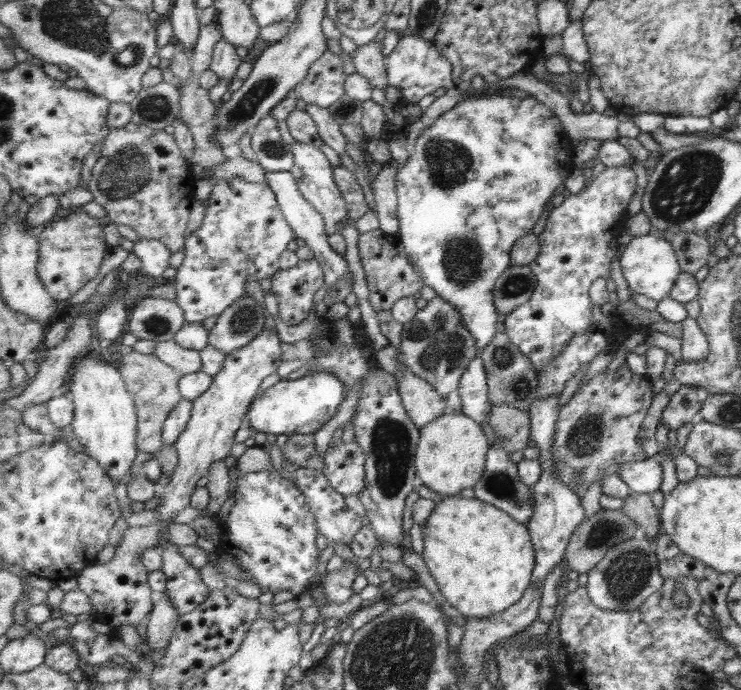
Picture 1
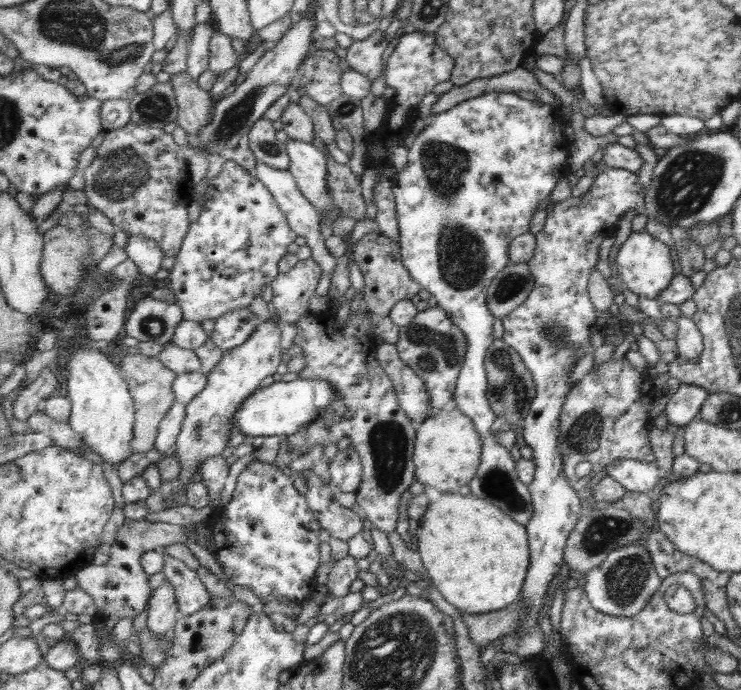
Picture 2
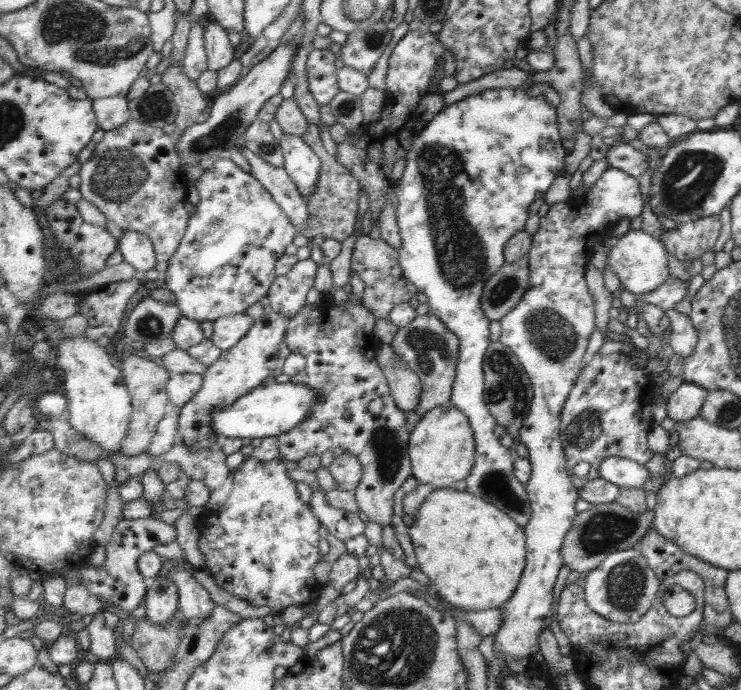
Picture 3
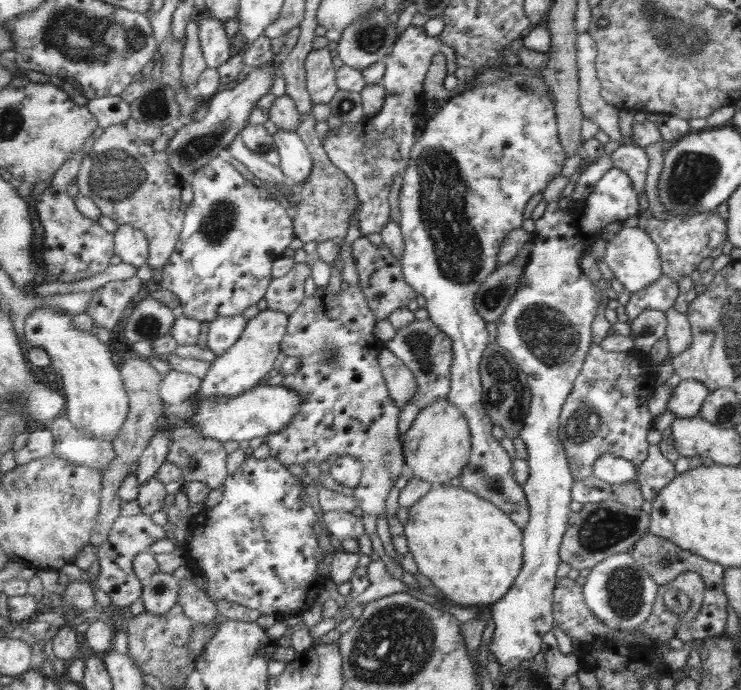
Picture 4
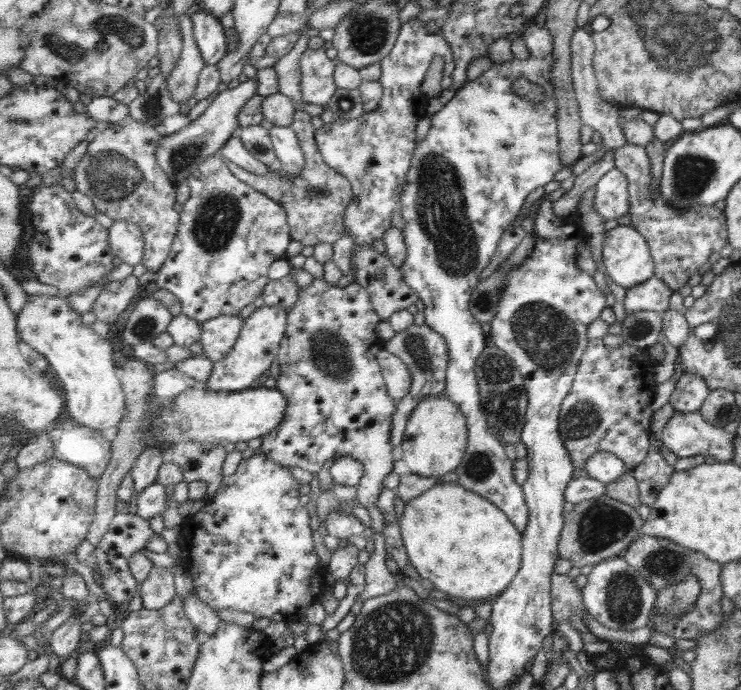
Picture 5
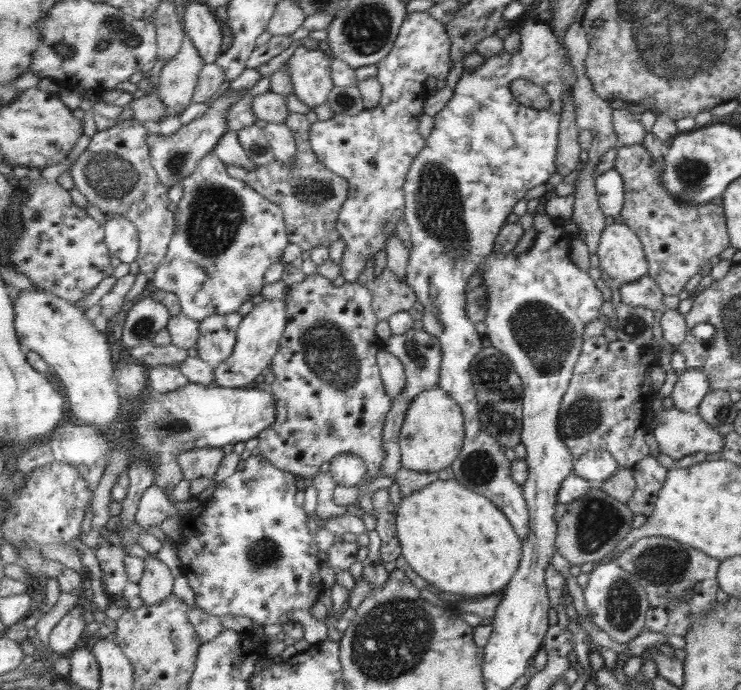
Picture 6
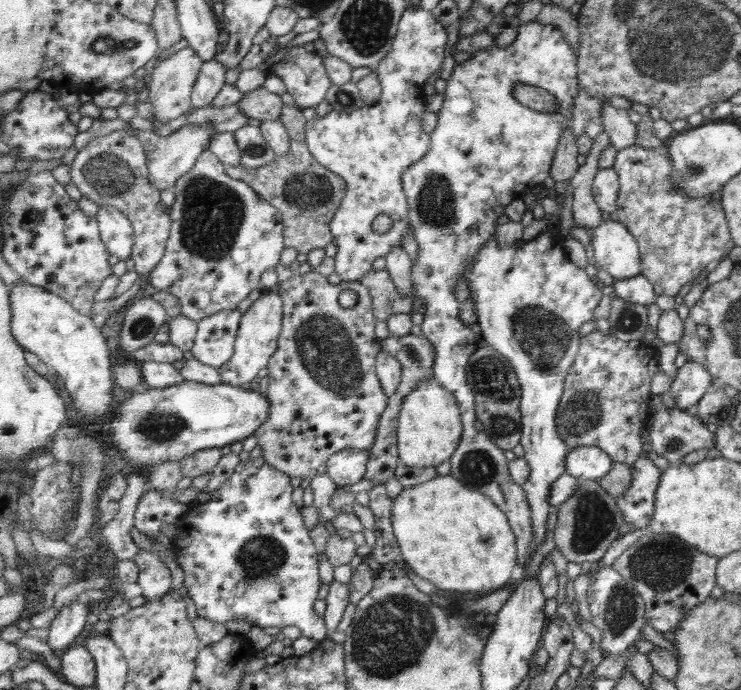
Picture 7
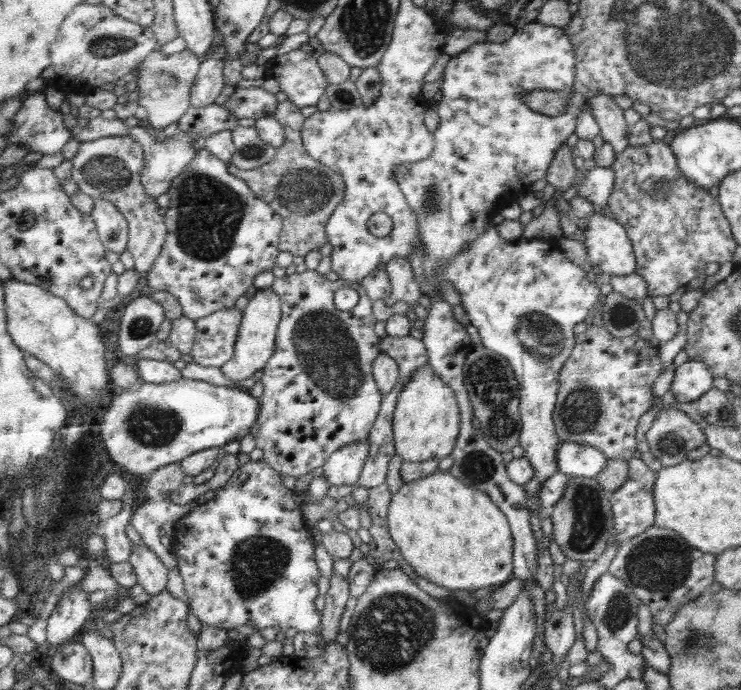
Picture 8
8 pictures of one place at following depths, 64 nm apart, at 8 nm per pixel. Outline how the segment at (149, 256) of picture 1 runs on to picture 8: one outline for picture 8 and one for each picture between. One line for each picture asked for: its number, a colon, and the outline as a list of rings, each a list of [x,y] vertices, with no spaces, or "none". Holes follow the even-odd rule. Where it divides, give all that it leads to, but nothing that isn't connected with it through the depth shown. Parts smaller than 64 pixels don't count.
2: [[[139,234],[129,238],[129,246],[125,248],[125,252],[131,260],[137,262],[141,274],[145,274],[151,280],[153,280],[153,274],[157,274],[161,270],[161,264],[167,258],[161,250],[161,244],[157,244],[155,240],[149,240],[145,236],[139,236]]]
3: [[[125,232],[119,240],[119,252],[123,254],[125,262],[131,262],[139,270],[139,274],[145,274],[159,262],[155,254],[155,244],[149,240],[149,236],[141,232]]]
4: [[[125,224],[117,228],[115,232],[115,254],[127,262],[133,264],[137,268],[141,266],[149,266],[149,258],[151,258],[151,244],[147,240],[147,236],[141,232],[141,228],[135,228],[131,224]]]
5: [[[113,220],[109,234],[111,234],[113,256],[117,256],[121,262],[131,264],[131,266],[137,266],[143,262],[145,238],[143,238],[141,226],[133,224],[133,222]]]
6: [[[105,214],[107,218],[107,248],[115,258],[119,258],[123,264],[137,262],[141,254],[141,242],[139,242],[139,228],[125,216]]]
7: [[[99,208],[97,220],[103,230],[103,244],[111,250],[111,256],[117,256],[121,262],[133,258],[133,222],[119,208]]]
8: [[[95,198],[93,200],[93,212],[91,216],[95,218],[97,226],[99,226],[99,236],[101,242],[111,248],[113,254],[123,254],[129,248],[129,220],[127,216],[107,198]]]

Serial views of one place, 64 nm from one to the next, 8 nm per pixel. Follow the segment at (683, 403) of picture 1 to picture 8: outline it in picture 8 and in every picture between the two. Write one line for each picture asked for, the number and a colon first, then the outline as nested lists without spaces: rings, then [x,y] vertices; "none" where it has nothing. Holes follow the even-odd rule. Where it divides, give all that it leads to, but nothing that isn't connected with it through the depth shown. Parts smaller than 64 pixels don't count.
2: [[[681,384],[665,404],[663,414],[667,418],[667,424],[681,428],[681,426],[689,424],[691,420],[695,420],[699,414],[699,408],[703,406],[707,396],[709,396],[709,392],[699,386]]]
3: [[[683,382],[669,398],[667,398],[667,416],[671,420],[675,420],[675,424],[679,422],[687,422],[699,416],[701,406],[707,398],[707,390],[699,388],[695,384],[687,384]]]
4: [[[685,378],[673,388],[667,408],[675,418],[693,418],[699,414],[699,408],[707,396],[709,396],[709,390],[703,388],[703,384],[699,384],[697,380]]]
5: [[[683,374],[675,384],[675,390],[669,398],[669,404],[673,406],[675,412],[691,414],[701,408],[703,400],[709,396],[709,392],[711,390],[703,384],[703,380],[699,376]]]
6: [[[687,368],[679,374],[673,390],[671,390],[671,400],[673,408],[681,412],[695,412],[699,402],[703,400],[705,394],[709,394],[709,384],[705,380],[705,372],[699,368]]]
7: [[[687,362],[681,368],[677,368],[669,394],[679,410],[687,410],[693,408],[699,402],[699,398],[709,390],[711,390],[711,378],[705,366]]]
8: [[[687,360],[673,372],[671,392],[675,396],[675,402],[693,402],[701,394],[705,394],[713,384],[713,376],[707,370],[705,362],[693,362]]]

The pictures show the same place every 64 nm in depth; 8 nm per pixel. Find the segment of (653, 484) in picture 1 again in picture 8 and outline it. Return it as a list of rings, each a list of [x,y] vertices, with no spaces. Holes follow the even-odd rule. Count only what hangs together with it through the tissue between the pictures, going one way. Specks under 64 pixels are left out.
[[[559,442],[557,464],[559,474],[577,478],[595,478],[605,468],[607,458],[601,450],[575,442]]]

